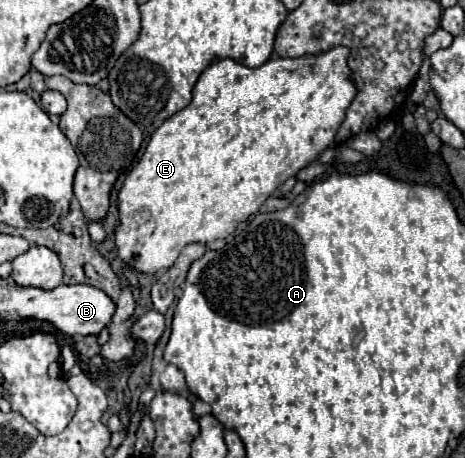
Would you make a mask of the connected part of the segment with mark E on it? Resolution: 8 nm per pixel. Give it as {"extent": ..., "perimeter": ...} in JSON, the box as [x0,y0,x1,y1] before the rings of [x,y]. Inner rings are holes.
{"extent":[116,47,356,273],"perimeter":[[[332,47],[328,51],[322,51],[318,55],[304,55],[298,59],[290,59],[290,57],[274,57],[268,59],[264,65],[250,69],[246,65],[236,63],[234,59],[220,59],[216,63],[212,63],[198,79],[196,87],[194,87],[194,97],[192,103],[178,111],[176,115],[172,115],[170,119],[166,119],[150,137],[150,143],[140,159],[140,163],[128,173],[120,193],[118,193],[118,209],[120,209],[120,227],[116,229],[116,247],[118,247],[118,255],[122,257],[122,261],[126,261],[132,269],[142,271],[142,273],[158,273],[162,269],[168,269],[174,265],[178,253],[188,245],[188,243],[210,243],[222,237],[228,237],[236,225],[240,221],[244,221],[246,217],[250,217],[252,213],[256,213],[260,209],[260,205],[278,189],[280,183],[284,183],[286,179],[294,177],[304,165],[312,163],[320,153],[324,153],[328,147],[332,147],[334,137],[344,121],[346,109],[352,103],[352,99],[356,97],[356,85],[352,83],[352,69],[348,67],[348,57],[350,57],[350,49],[348,47]]]}

